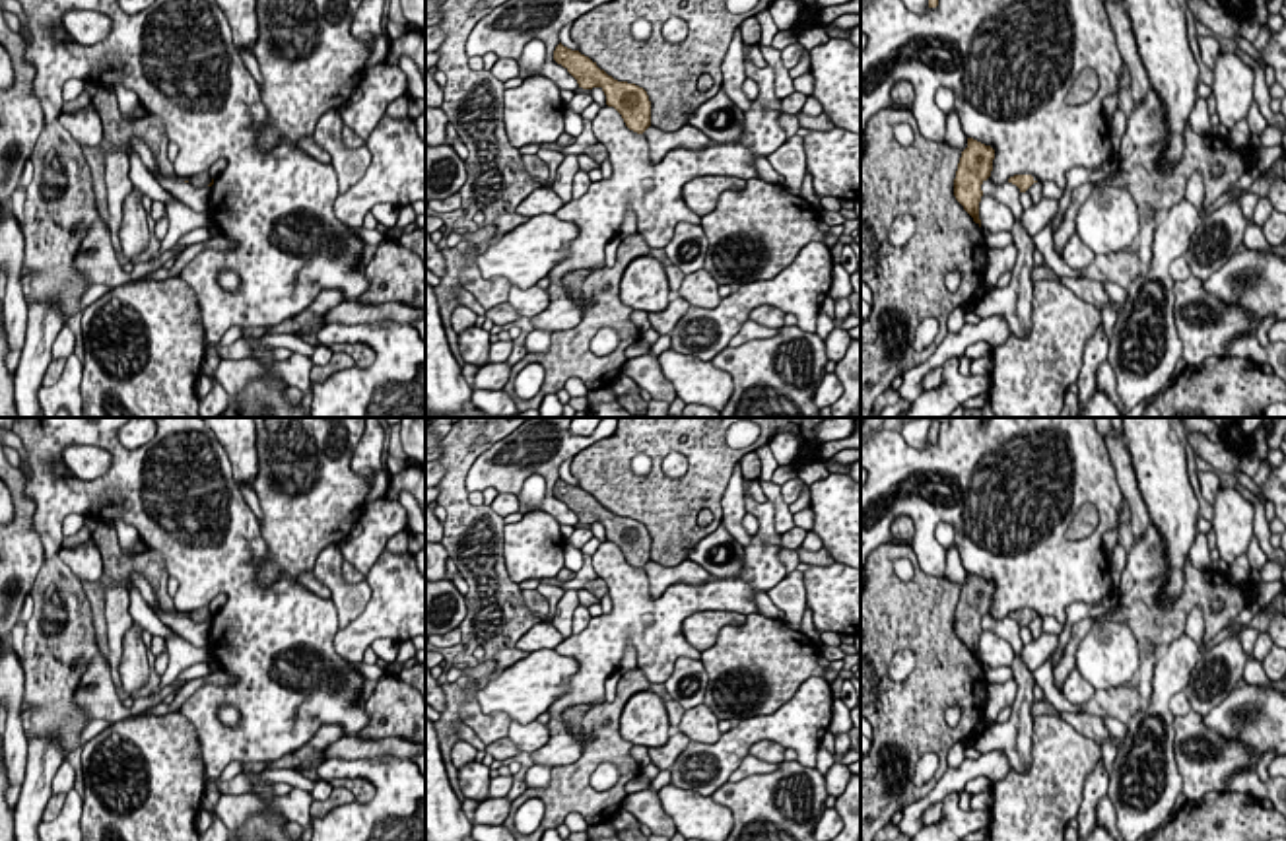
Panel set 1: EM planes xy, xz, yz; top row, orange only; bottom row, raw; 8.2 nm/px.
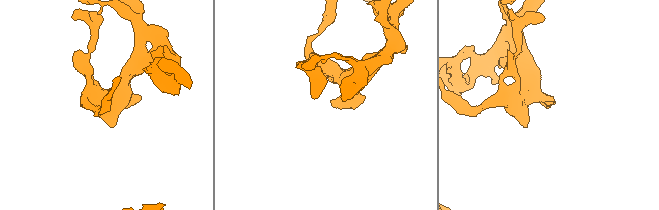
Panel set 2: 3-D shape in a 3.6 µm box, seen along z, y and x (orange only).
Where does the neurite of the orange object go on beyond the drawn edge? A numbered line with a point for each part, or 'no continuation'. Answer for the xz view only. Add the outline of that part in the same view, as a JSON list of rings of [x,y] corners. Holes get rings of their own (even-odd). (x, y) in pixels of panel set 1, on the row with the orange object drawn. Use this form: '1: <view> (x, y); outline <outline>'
no continuation

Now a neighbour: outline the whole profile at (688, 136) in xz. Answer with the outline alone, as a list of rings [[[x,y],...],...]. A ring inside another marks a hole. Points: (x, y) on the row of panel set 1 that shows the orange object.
[[[684,124],[676,132],[664,132],[657,126],[649,126],[643,134],[649,142],[649,155],[653,163],[659,163],[674,148],[701,151],[711,142],[709,136],[705,136],[699,128],[692,124]]]

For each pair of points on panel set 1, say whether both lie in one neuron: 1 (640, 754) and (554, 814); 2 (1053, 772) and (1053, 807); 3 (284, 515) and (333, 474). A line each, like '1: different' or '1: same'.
1: different
2: same
3: same

